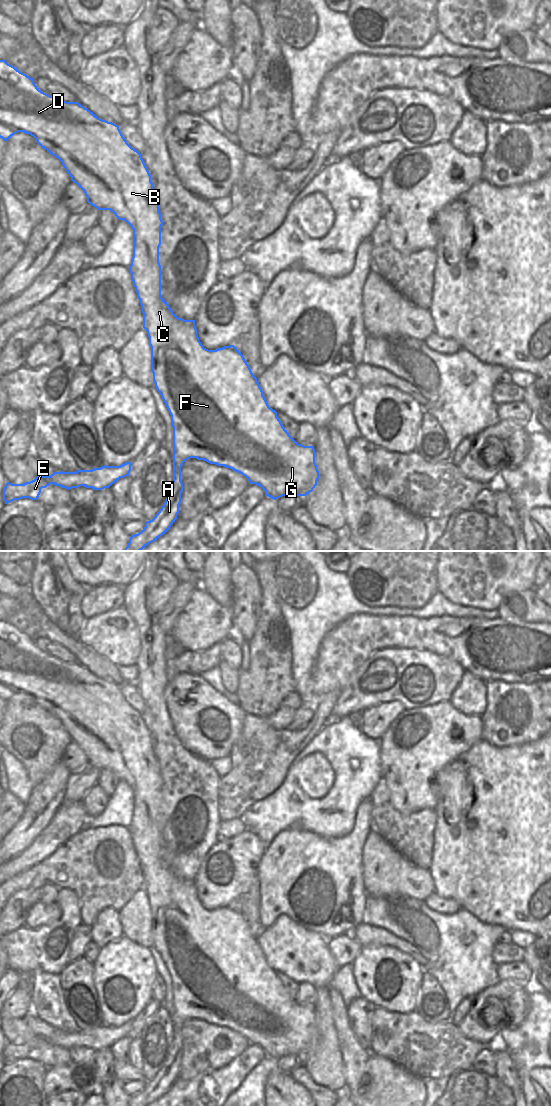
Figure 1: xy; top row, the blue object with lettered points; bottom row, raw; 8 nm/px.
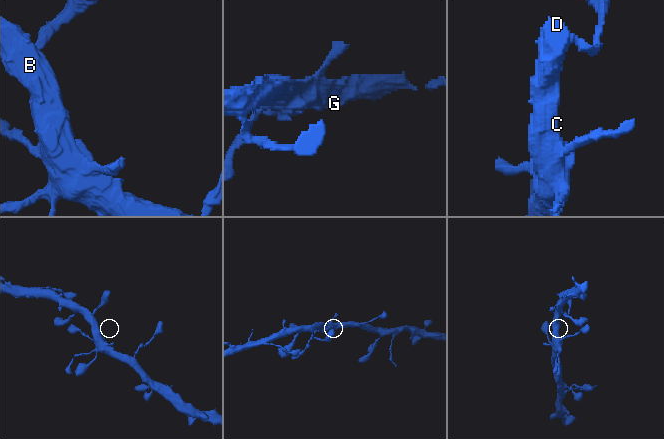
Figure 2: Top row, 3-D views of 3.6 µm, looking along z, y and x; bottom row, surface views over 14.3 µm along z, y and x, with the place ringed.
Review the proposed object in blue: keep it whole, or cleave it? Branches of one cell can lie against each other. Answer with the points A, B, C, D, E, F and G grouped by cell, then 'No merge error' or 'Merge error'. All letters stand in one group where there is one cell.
Groups: A B C D E F G. No merge error.

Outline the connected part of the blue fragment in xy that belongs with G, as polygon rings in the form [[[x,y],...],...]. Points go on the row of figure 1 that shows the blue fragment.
[[[0,60],[0,138],[6,142],[18,132],[30,134],[42,148],[61,161],[71,180],[85,193],[89,204],[98,210],[110,210],[133,229],[133,257],[129,271],[143,313],[143,328],[149,337],[153,381],[171,415],[173,481],[161,509],[138,534],[130,537],[124,551],[141,551],[165,534],[175,522],[183,491],[181,467],[190,458],[230,468],[242,474],[249,484],[260,486],[265,496],[274,500],[288,494],[306,496],[312,492],[319,479],[314,447],[298,444],[289,435],[277,412],[269,407],[257,378],[241,352],[234,345],[216,350],[204,348],[197,335],[195,320],[178,318],[161,297],[159,247],[163,221],[159,203],[141,154],[127,143],[119,126],[98,118],[78,102],[66,102],[42,92],[33,78]]]

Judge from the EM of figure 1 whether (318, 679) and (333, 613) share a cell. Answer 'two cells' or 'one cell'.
two cells

